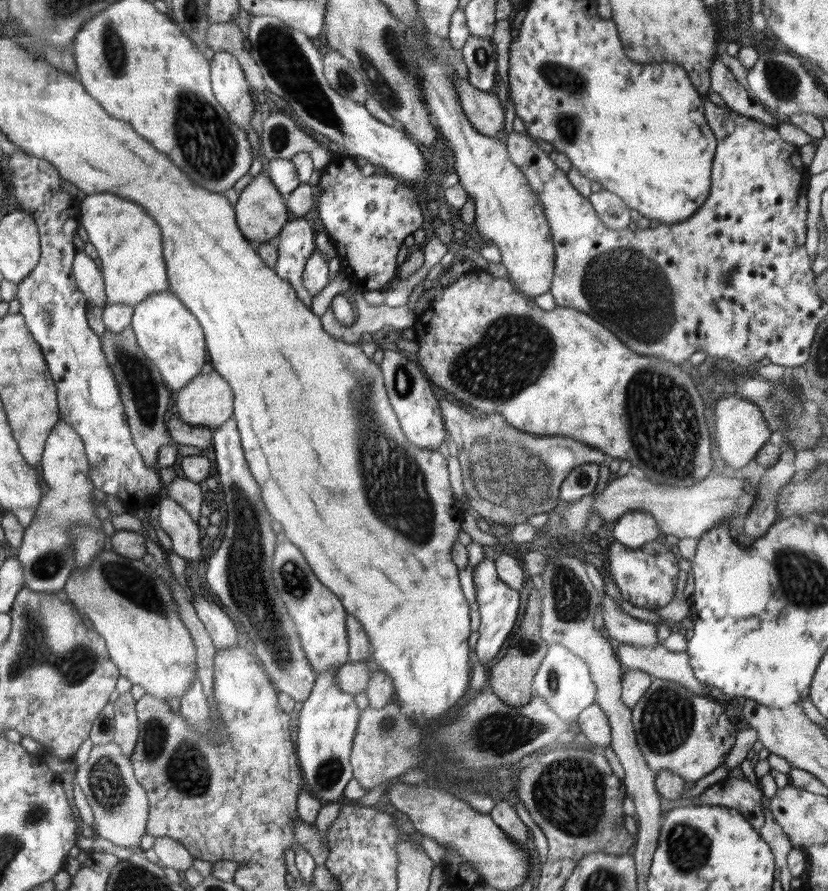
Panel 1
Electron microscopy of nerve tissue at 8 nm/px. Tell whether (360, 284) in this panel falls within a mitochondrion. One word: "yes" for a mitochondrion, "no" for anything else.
no

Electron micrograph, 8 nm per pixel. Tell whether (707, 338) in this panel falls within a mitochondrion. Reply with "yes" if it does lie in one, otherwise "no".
no

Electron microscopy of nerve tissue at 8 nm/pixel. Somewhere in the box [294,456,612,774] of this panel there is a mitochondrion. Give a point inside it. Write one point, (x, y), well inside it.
(498, 734)

